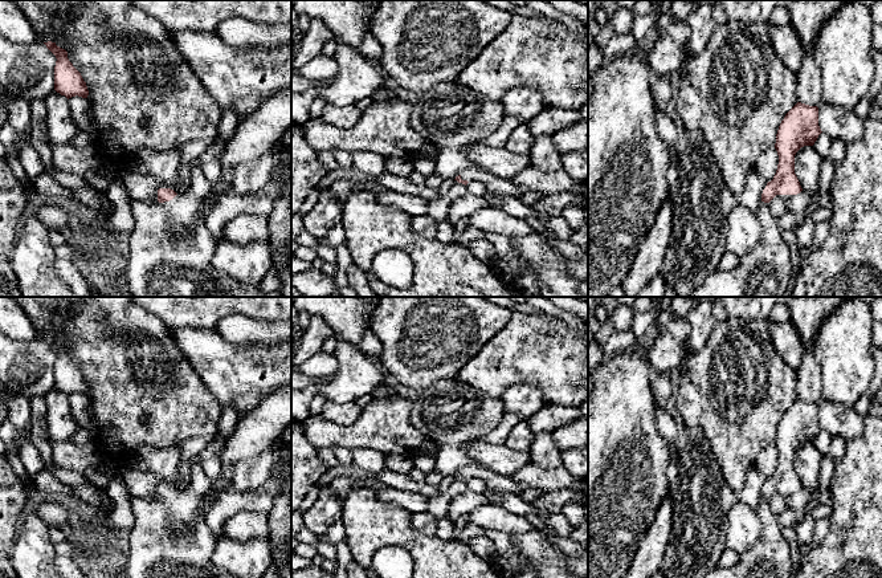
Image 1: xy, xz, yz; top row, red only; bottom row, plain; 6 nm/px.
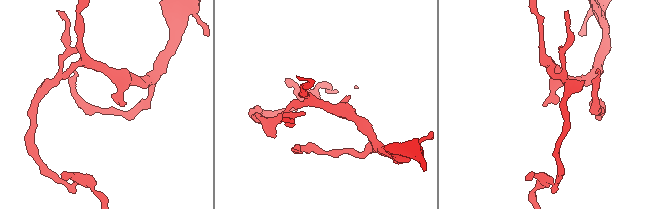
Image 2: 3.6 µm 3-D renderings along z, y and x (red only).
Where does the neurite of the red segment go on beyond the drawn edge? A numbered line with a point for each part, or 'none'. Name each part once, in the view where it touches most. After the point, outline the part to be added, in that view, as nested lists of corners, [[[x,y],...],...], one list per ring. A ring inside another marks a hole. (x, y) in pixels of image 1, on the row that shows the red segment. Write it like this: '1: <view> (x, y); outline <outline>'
1: xz (493, 183); outline [[[470,167],[458,172],[457,176],[461,176],[462,180],[470,182],[482,182],[487,191],[498,195],[510,195],[515,198],[520,198],[527,190],[515,184],[511,179],[501,179],[479,167]],[[457,182],[458,183],[458,182]]]

